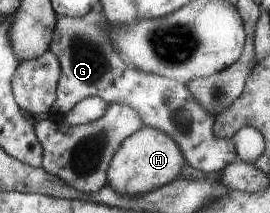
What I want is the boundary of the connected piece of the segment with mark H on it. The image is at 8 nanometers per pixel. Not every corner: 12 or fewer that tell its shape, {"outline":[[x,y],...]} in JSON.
{"outline":[[141,127],[105,173],[135,197],[175,180],[186,162],[167,133]]}

